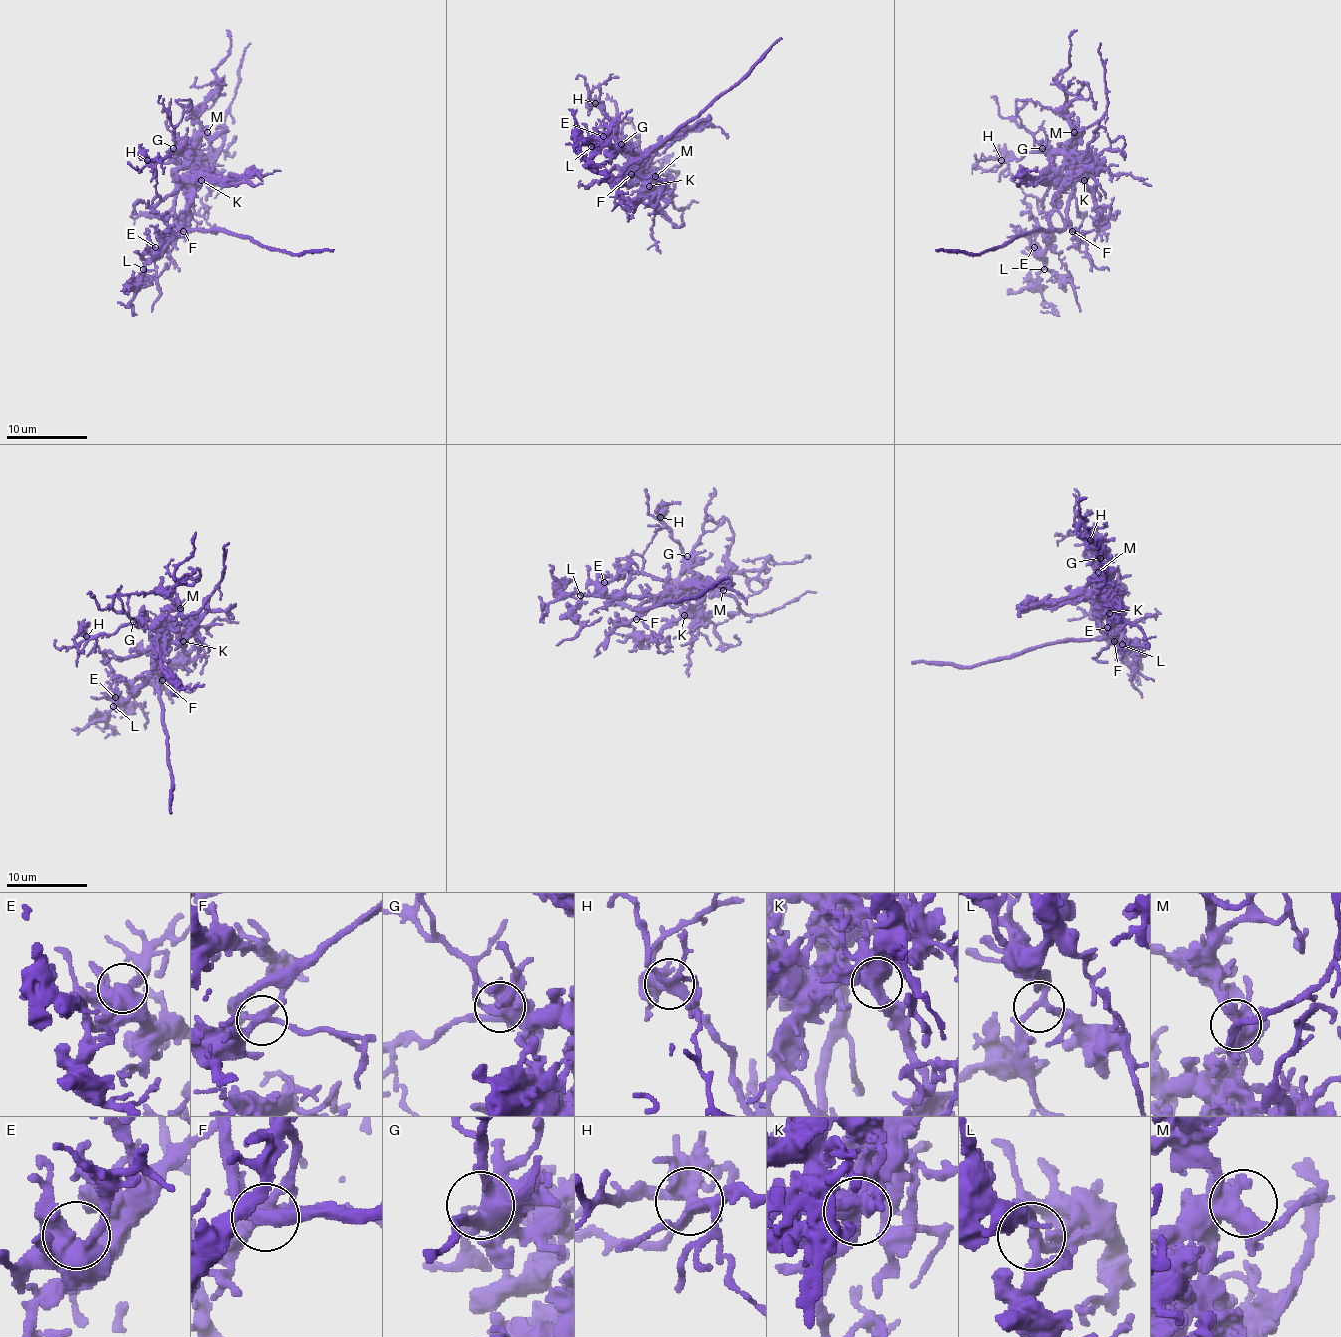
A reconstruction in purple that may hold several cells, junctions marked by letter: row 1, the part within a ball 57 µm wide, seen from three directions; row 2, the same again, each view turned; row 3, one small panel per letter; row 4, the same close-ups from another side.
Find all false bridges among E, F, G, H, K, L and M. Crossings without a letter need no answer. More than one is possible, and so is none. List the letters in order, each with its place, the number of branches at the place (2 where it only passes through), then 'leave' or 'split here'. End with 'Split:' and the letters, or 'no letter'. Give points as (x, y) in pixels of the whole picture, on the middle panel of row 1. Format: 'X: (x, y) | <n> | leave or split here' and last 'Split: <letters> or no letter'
E: (603, 136) | 4 | leave
F: (631, 174) | 4 | leave
G: (621, 144) | 4 | leave
H: (595, 103) | 6 | leave
K: (649, 186) | 3 | leave
L: (591, 146) | 5 | leave
M: (655, 176) | 4 | leave
Split: no letter

